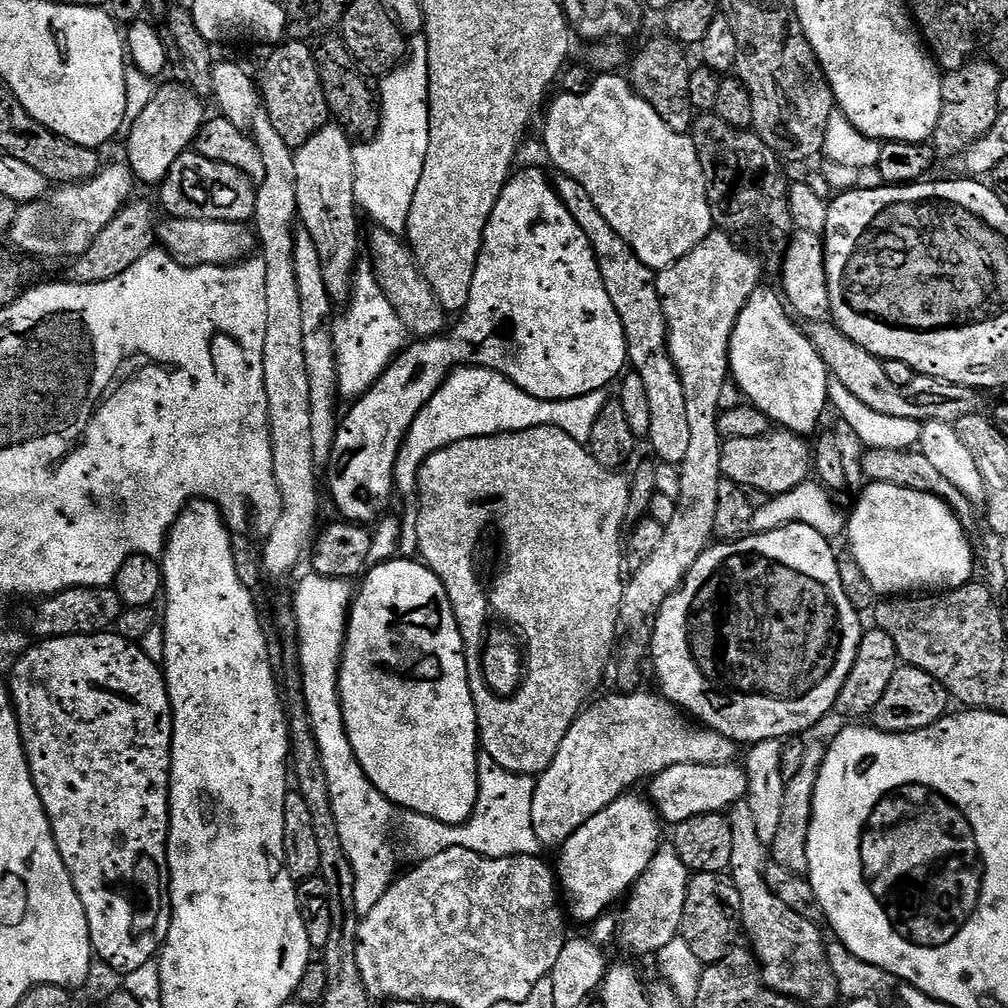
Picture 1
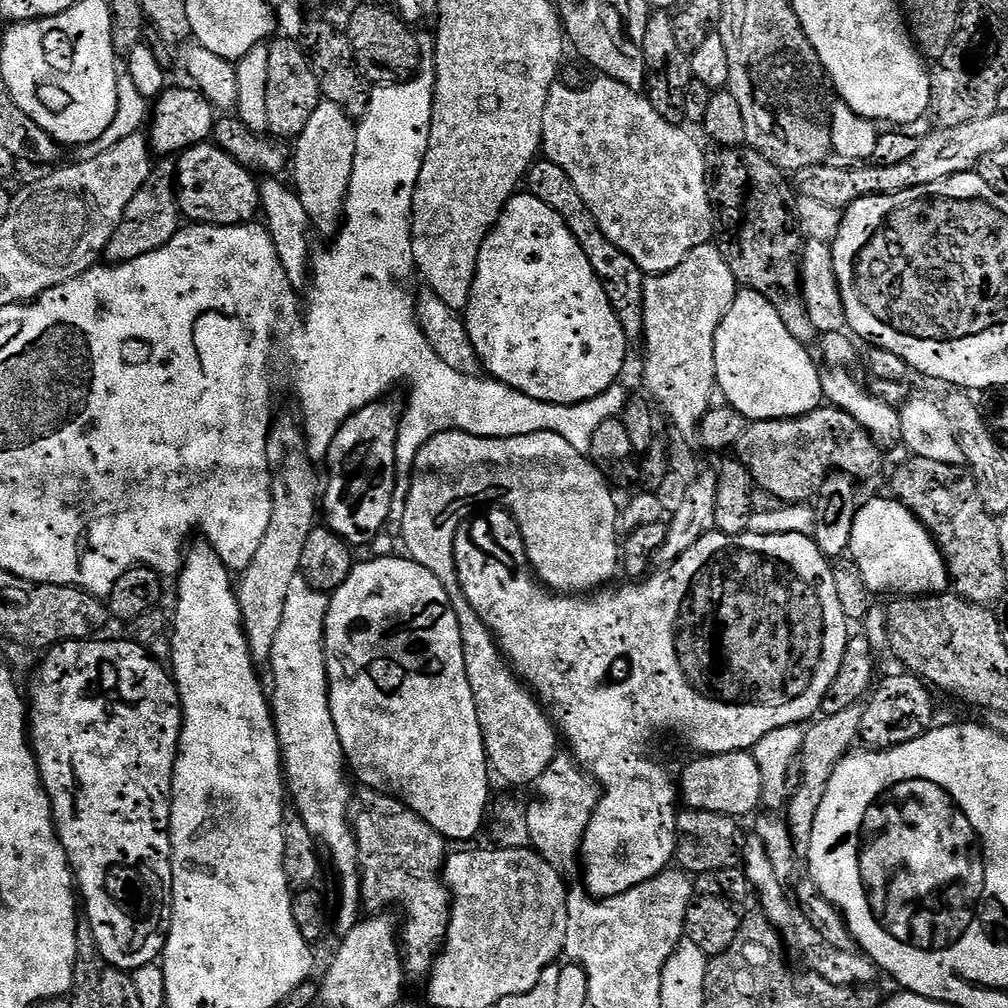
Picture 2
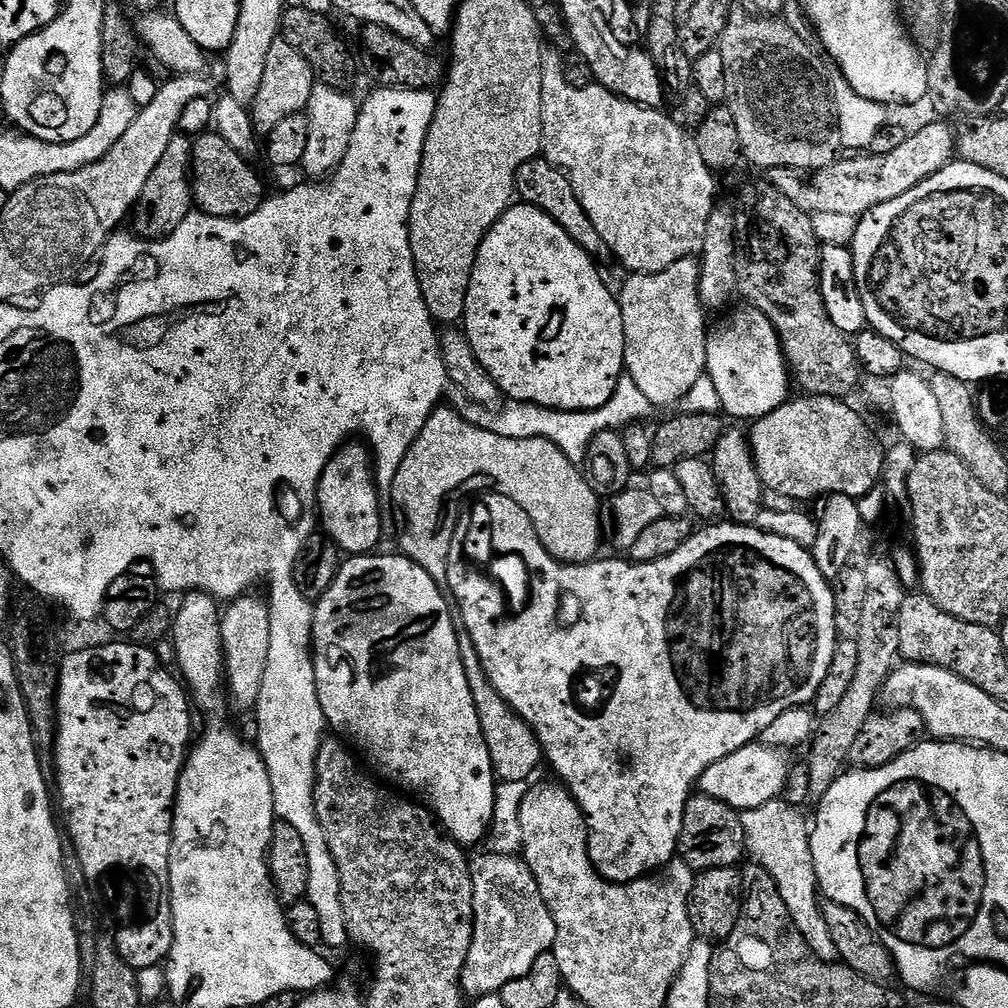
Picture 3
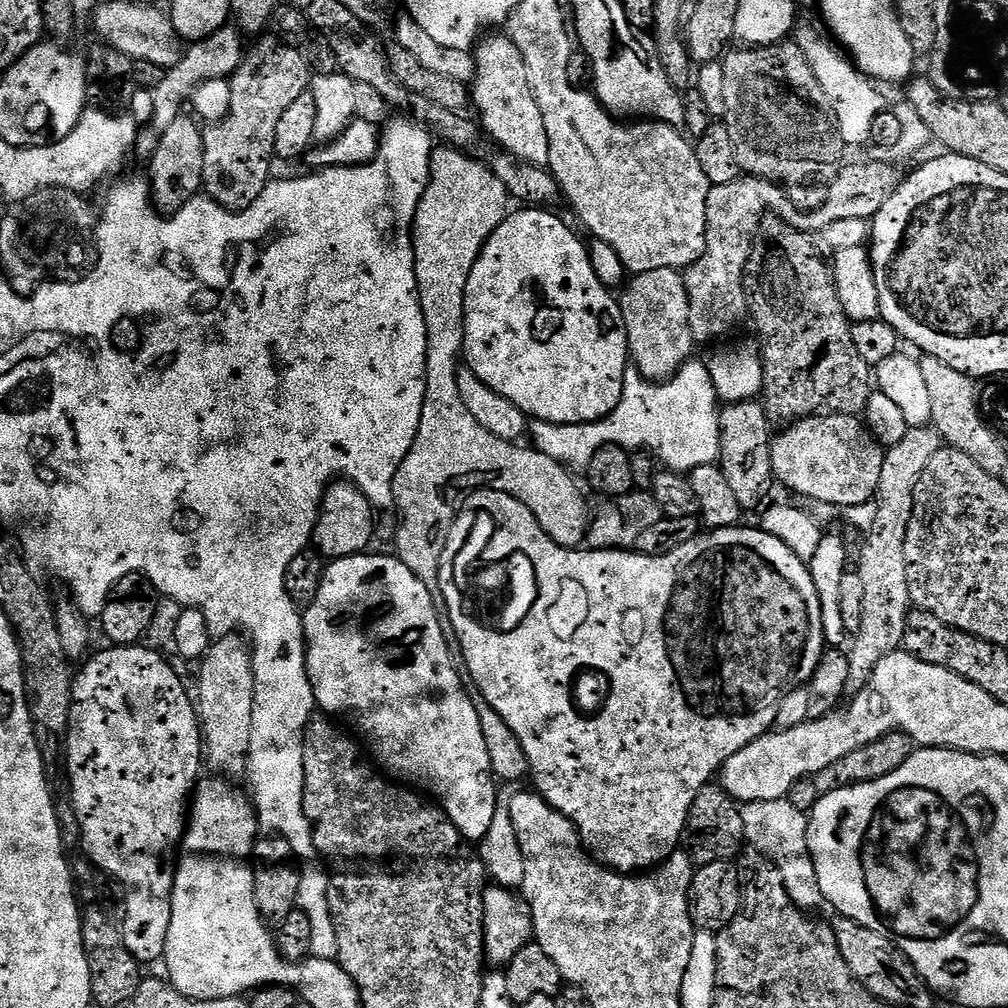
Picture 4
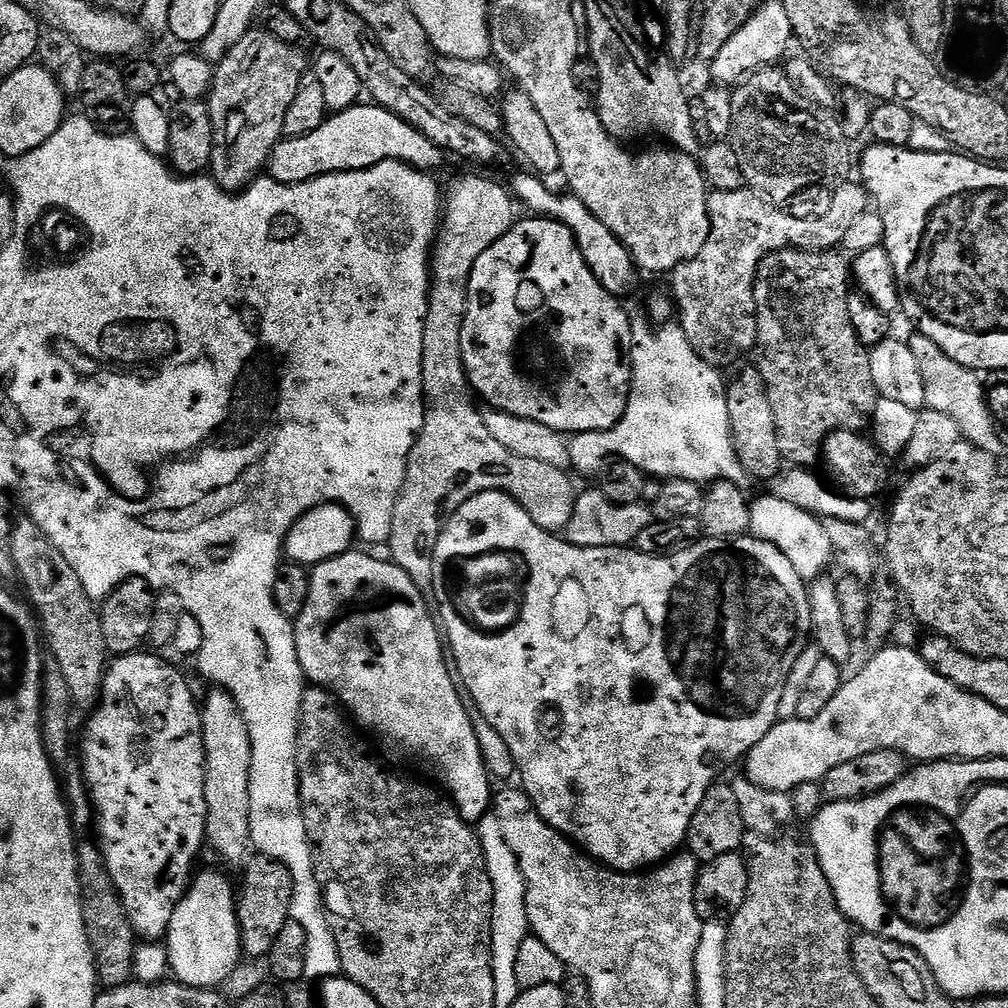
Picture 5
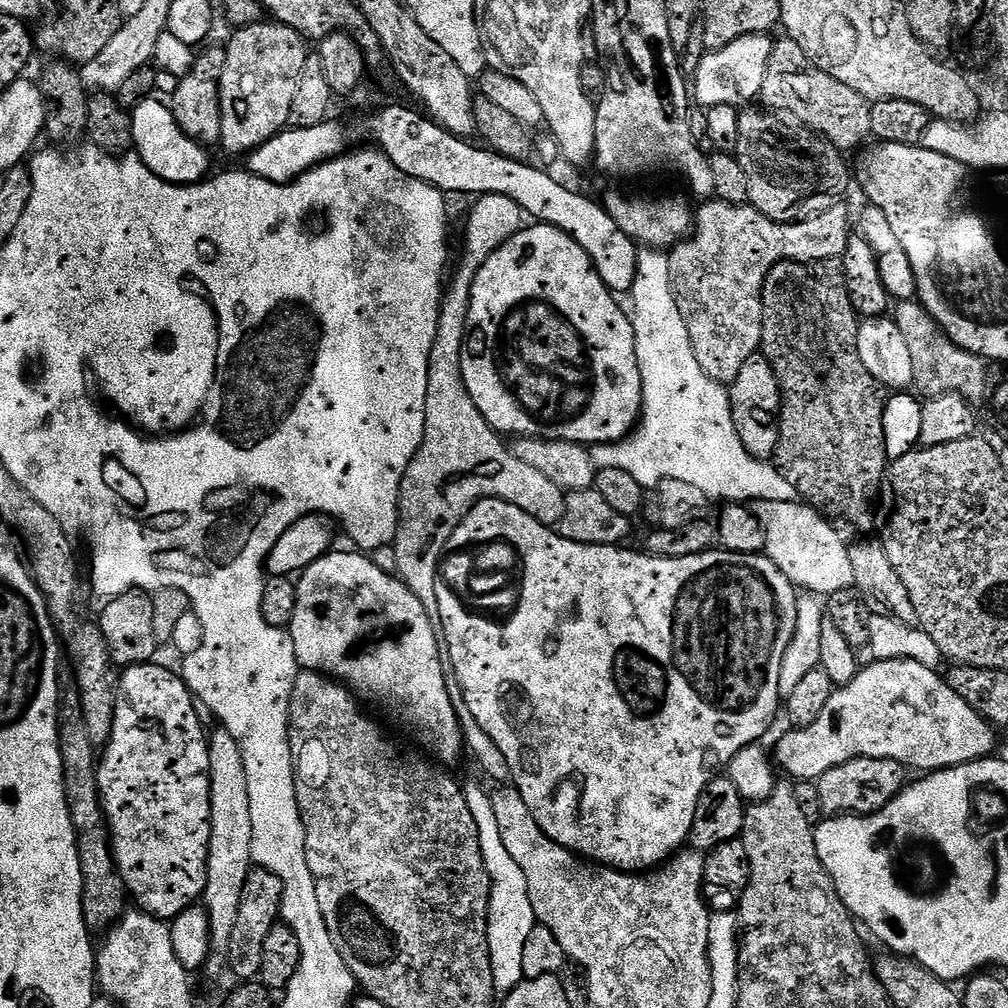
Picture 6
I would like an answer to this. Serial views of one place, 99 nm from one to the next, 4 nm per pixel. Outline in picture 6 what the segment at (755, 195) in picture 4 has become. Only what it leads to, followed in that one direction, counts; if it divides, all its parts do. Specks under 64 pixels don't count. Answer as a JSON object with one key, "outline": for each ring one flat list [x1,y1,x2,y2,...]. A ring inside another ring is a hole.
{"outline":[[715,198,701,204,704,205,701,208,697,207,694,212,694,231,690,238,677,244,675,248,667,253,668,265,670,266,670,282,674,290,674,298,678,302,678,310,682,310,682,318,686,318,686,330,690,330,690,346,694,346,694,358,698,358,698,366,702,366,702,370,706,370,706,374,714,382,731,386,734,378,738,378,739,372,742,371,742,365,746,362,746,358,755,356,761,351,760,339,762,338,762,326,764,325,762,290,770,270,775,264,781,264,784,260,793,260,799,264,813,264,816,260,840,260,844,255,850,235,848,212,842,205,836,204,833,208,828,208,825,212,810,217,809,220,801,218,791,224,779,224,770,218,766,218,758,209,748,204,727,204]]}

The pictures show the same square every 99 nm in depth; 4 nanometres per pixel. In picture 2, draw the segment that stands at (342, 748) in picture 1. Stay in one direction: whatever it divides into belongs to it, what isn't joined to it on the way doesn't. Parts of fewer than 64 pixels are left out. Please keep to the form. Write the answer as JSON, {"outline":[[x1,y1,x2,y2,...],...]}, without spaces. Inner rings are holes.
{"outline":[[296,576,294,582,290,582,282,626,278,629,278,638,274,638,270,661,270,703,280,743,287,795,291,803,292,800,296,803,293,804,295,811,300,813,302,822,306,822,306,830,316,837,327,859,329,856,333,866,340,871,340,913,337,916,335,913,334,928,343,934,358,923,359,912,362,912,360,855,356,833,350,823,349,777,346,775,344,751,330,714,328,675,324,665,324,619,328,613,328,602,329,597,310,587,303,576]]}

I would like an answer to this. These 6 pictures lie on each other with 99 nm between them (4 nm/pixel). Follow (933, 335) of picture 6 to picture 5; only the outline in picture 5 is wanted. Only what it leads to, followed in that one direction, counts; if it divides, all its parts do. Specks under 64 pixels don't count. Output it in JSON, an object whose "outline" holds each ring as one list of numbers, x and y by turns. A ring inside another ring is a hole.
{"outline":[[913,334,912,337,907,337,906,343,910,354,914,354,918,361,918,370,922,370,922,386,926,390,925,405,938,410,938,414,947,414,949,418,954,418,954,422,958,422,961,437,967,443,978,446,978,450,986,450,986,454,991,456,1003,457,1006,446,1002,438,998,438,996,423,988,405,986,384,980,381,983,380,981,373,954,362,954,358,934,346,930,338]]}

